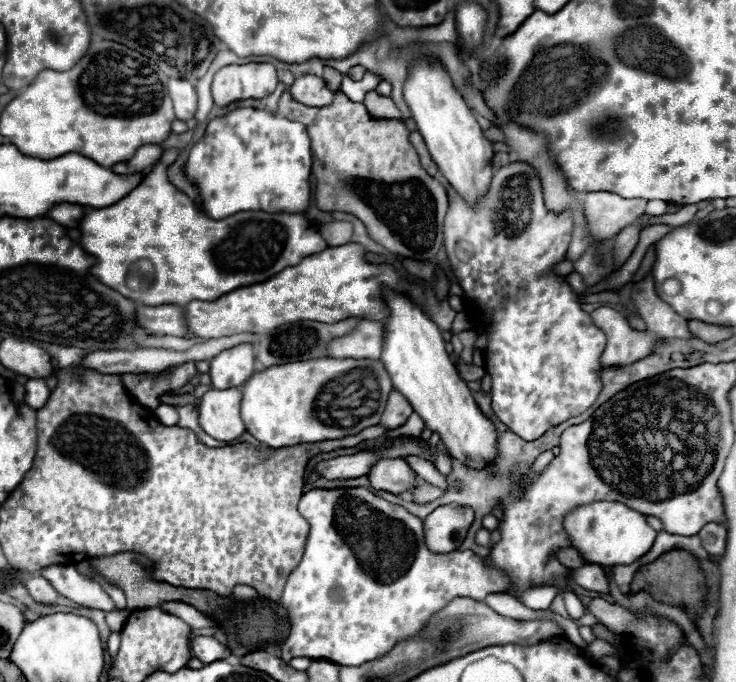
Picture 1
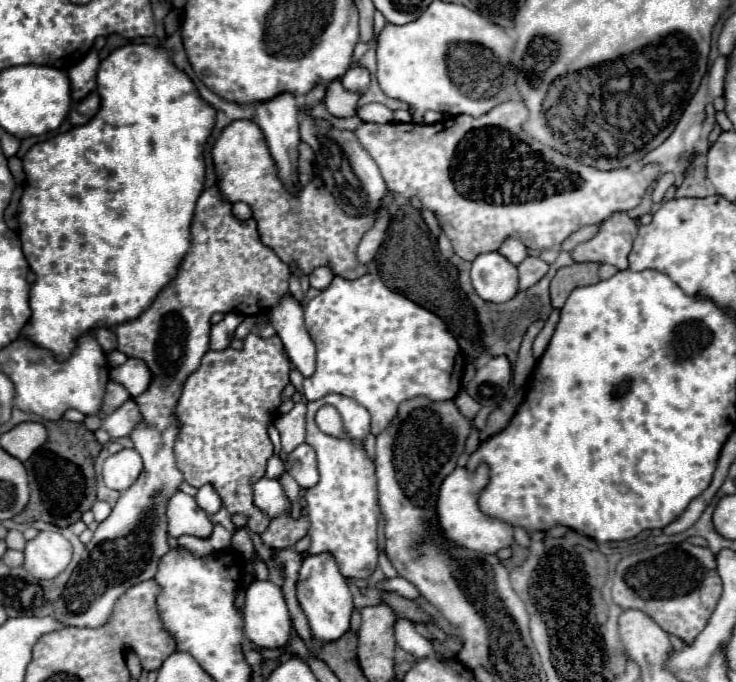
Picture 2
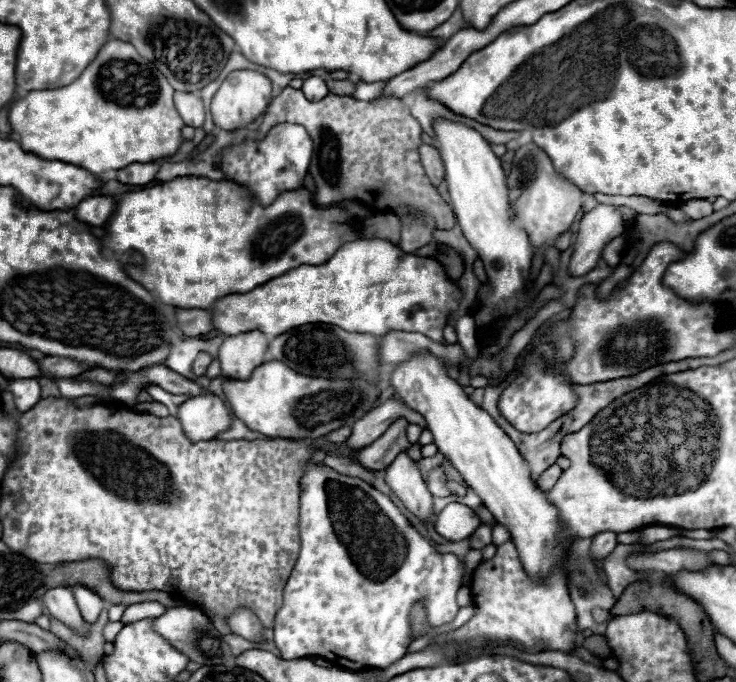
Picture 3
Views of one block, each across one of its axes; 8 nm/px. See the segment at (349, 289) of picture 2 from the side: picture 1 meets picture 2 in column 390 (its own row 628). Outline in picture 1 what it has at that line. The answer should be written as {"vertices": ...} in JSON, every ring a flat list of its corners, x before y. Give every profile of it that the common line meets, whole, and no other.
{"vertices":[[366,488,310,490,300,498,298,512,310,522,310,534,302,562,290,572,280,598,292,624,282,644,280,658,284,662,306,656,338,666,360,666,362,662,388,654,394,642,414,636,422,630,426,618,442,610,452,598,468,596,484,600,488,594,506,592,510,588,510,578,496,568,488,568,472,550,456,550,450,554,432,554,426,550,422,520,402,506,374,496]]}

